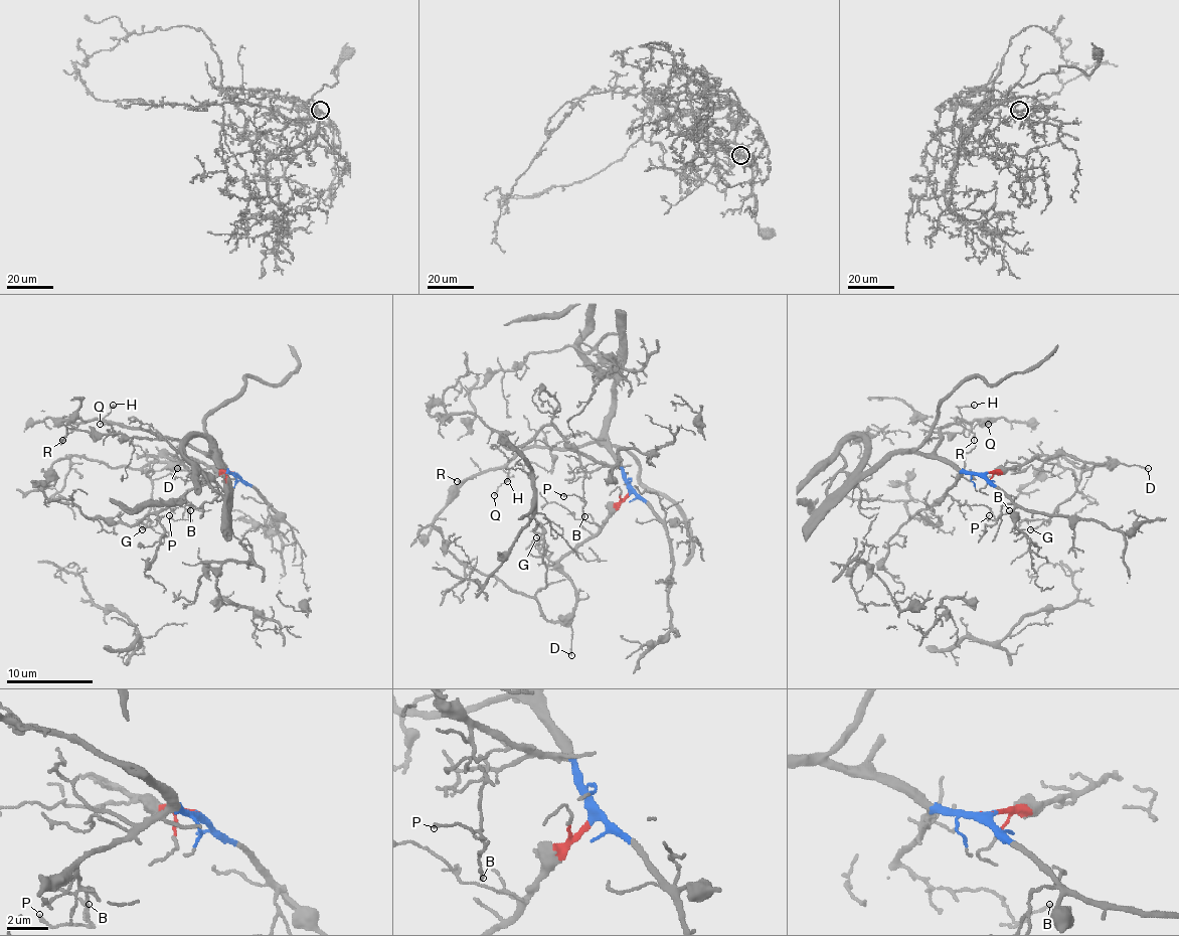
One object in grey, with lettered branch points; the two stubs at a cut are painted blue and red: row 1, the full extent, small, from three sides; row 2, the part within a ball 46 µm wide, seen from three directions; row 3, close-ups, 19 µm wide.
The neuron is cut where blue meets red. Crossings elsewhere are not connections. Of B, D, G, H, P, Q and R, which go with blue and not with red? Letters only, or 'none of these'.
B, H, P, Q, R

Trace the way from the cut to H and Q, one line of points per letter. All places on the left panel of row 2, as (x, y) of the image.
H: (235, 473), (226, 471), (202, 452), (196, 452), (187, 445), (105, 419), (114, 404)
Q: (235, 473), (226, 471), (202, 452), (178, 441), (109, 423), (114, 430), (107, 423), (101, 423)

